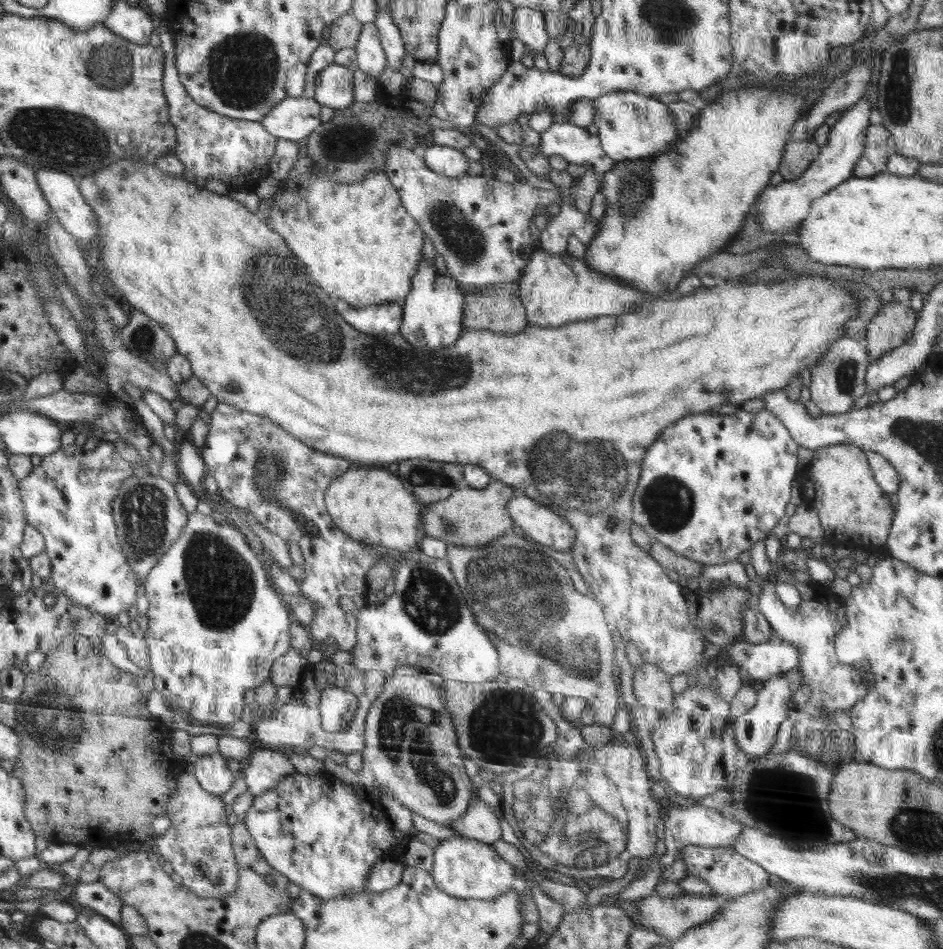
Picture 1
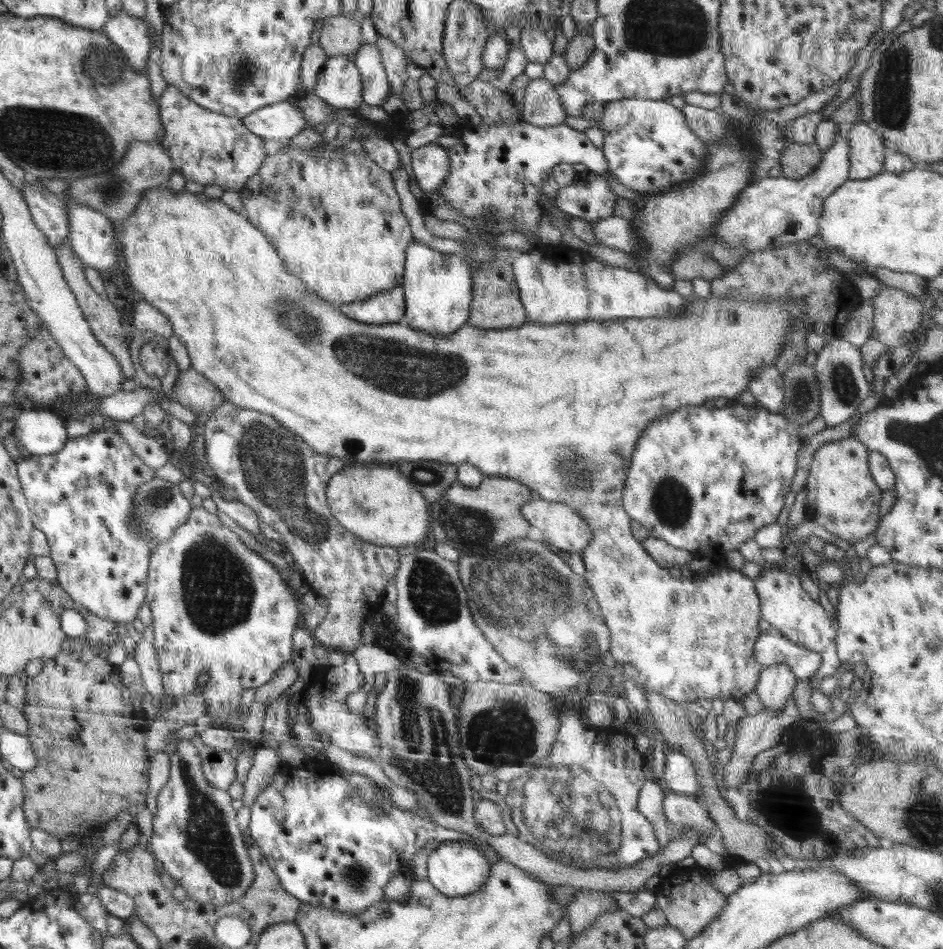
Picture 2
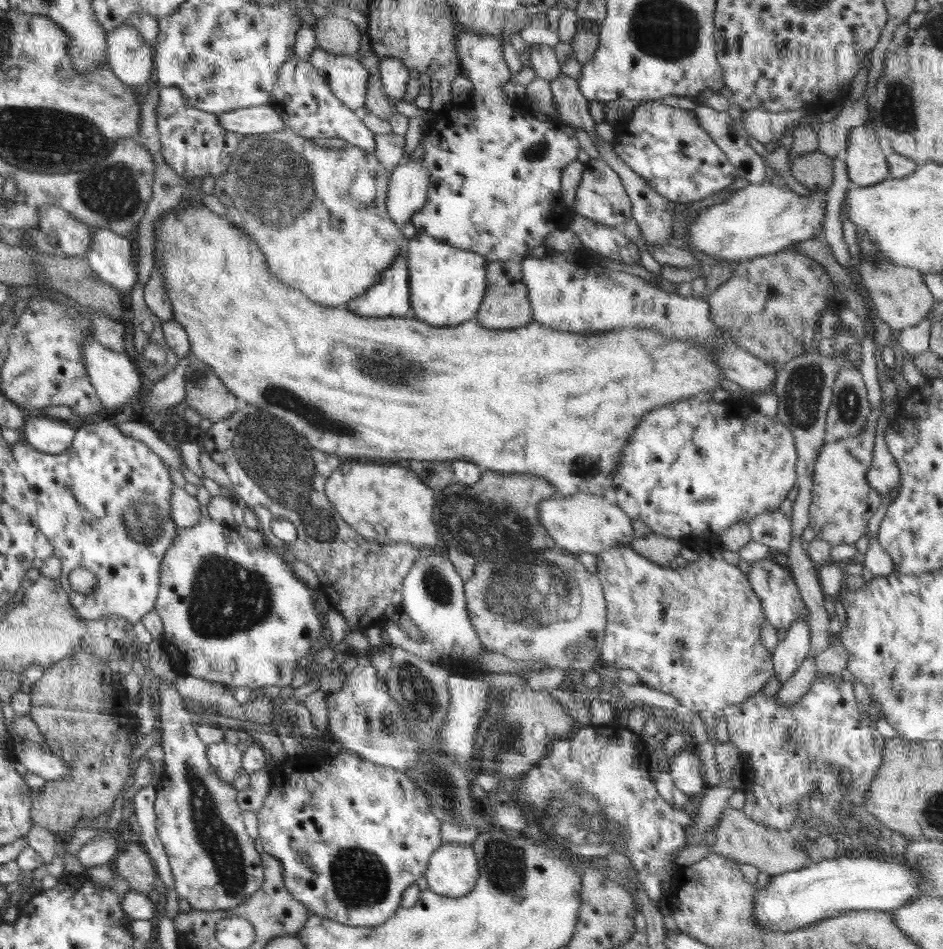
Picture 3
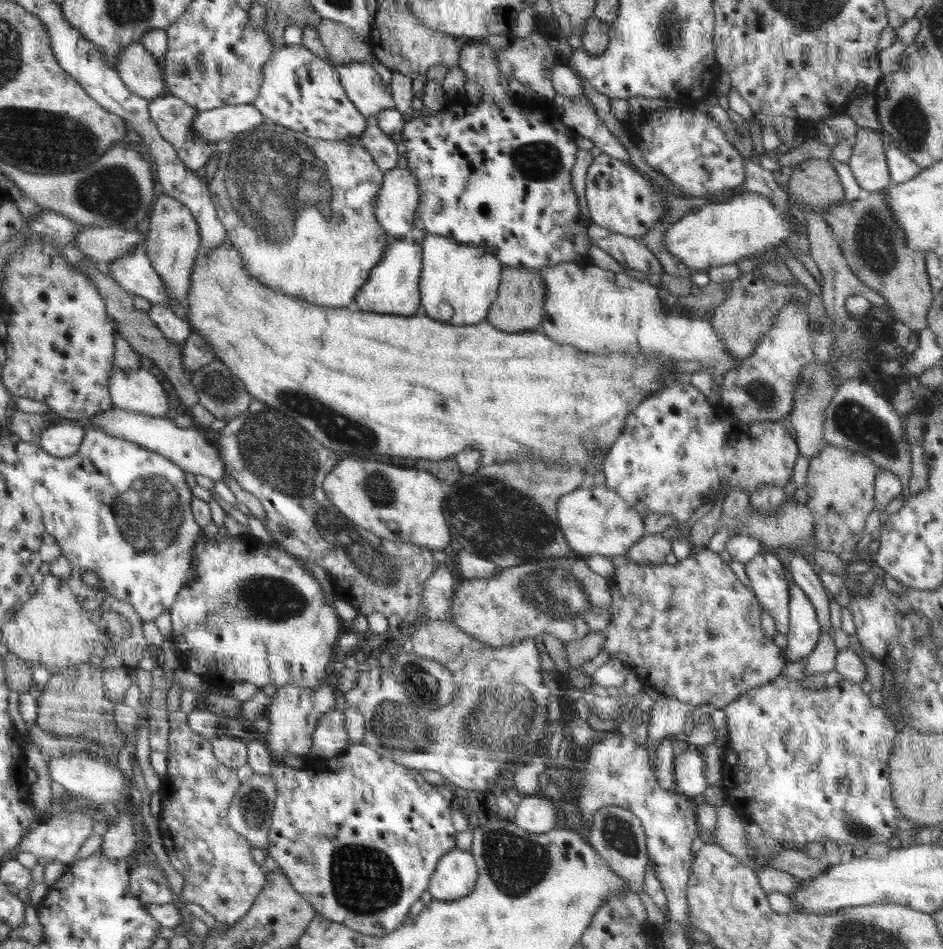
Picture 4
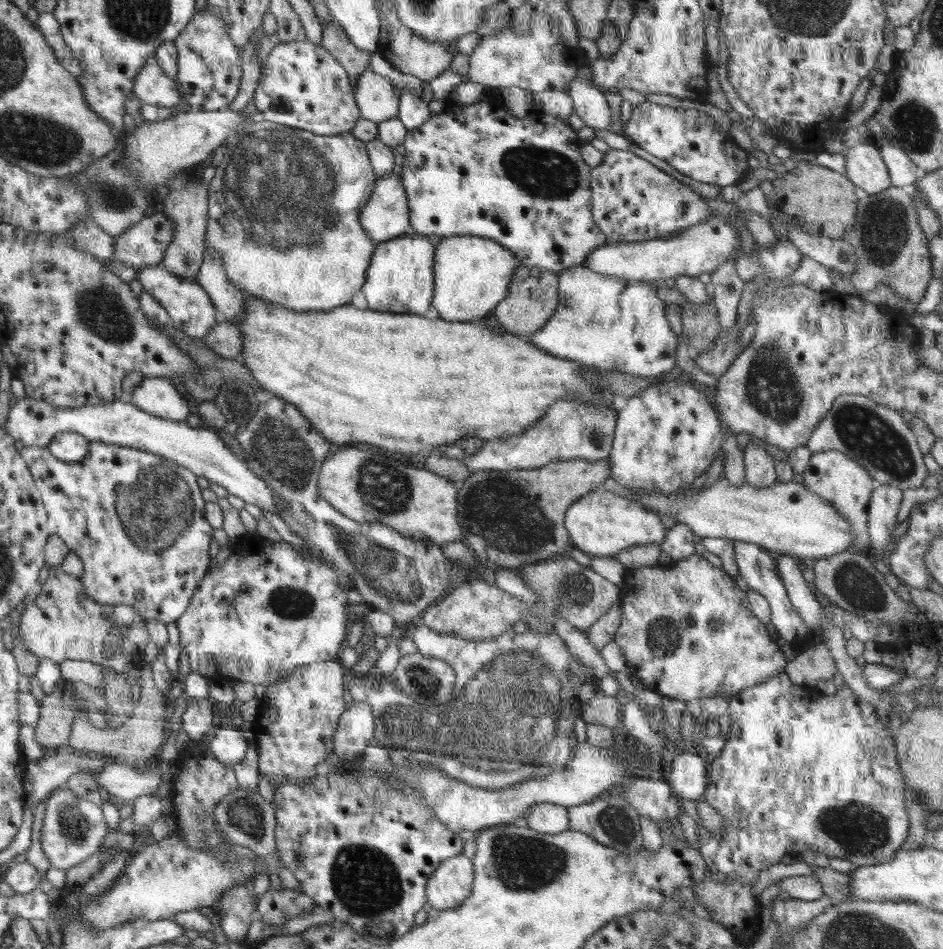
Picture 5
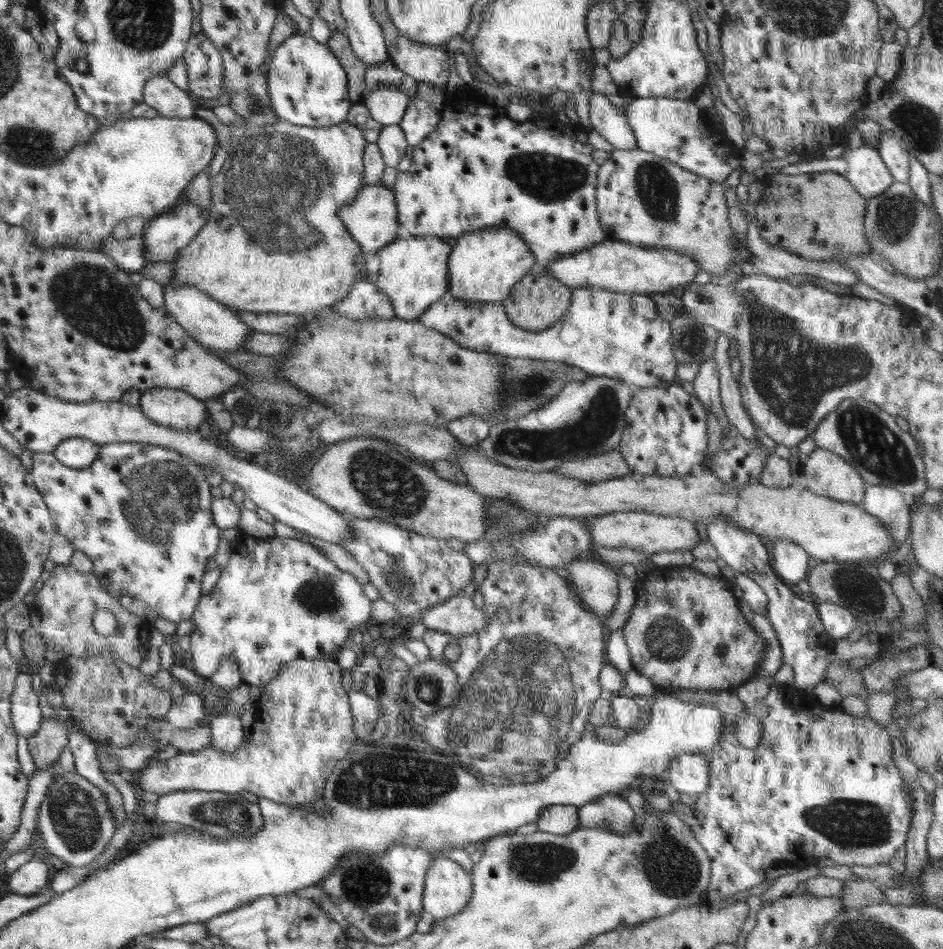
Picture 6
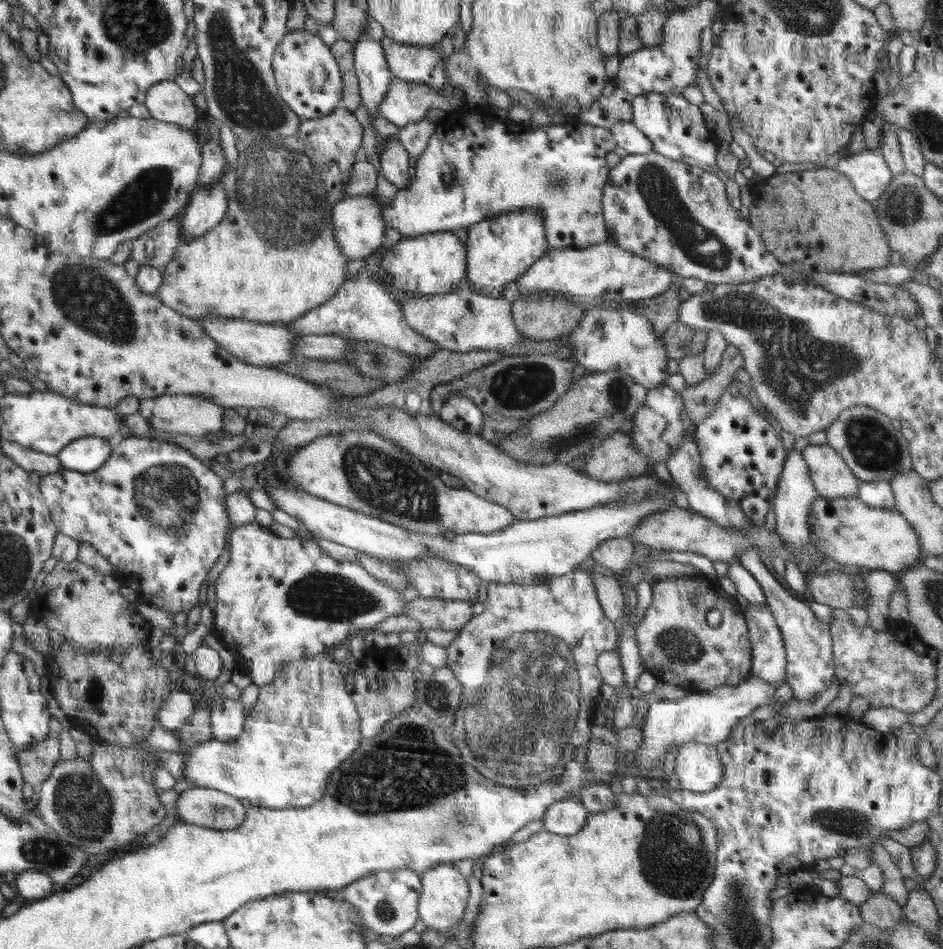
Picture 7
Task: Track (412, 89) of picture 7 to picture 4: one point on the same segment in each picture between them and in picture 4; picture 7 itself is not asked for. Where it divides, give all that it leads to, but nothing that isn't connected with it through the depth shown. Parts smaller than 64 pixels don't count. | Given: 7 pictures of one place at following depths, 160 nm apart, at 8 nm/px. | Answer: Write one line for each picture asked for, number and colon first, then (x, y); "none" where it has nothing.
4: (363, 86)
5: (378, 99)
6: (387, 105)

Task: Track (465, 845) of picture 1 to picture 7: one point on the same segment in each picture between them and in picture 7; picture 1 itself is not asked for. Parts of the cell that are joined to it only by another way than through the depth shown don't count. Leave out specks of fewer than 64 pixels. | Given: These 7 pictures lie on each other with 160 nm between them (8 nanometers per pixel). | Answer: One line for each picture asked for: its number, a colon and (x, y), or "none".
2: (455, 868)
3: (452, 871)
4: (455, 875)
5: (452, 882)
6: (447, 889)
7: (444, 893)

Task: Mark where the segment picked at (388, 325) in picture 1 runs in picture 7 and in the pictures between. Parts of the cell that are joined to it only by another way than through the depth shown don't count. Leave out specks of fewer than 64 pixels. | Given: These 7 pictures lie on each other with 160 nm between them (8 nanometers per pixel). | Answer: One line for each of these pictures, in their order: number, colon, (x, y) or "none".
2: (387, 307)
3: (391, 294)
4: (394, 286)
5: (400, 280)
6: (412, 271)
7: (434, 264)

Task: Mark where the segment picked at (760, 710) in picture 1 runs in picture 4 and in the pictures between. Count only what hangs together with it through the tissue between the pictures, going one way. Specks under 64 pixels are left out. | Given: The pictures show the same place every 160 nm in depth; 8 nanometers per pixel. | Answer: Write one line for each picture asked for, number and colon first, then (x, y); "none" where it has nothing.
2: (775, 684)
3: (789, 654)
4: (804, 629)

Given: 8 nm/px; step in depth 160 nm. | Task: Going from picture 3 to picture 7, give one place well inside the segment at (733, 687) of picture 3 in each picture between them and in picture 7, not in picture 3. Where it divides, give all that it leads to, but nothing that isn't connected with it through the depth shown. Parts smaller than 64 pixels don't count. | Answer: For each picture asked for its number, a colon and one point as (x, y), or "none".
4: (692, 630)
5: (688, 632)
6: (685, 631)
7: (677, 645)

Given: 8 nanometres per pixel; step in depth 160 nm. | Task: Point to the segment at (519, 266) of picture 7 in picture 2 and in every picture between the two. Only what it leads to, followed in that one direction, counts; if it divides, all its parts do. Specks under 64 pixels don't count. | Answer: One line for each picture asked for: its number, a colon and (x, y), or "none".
2: (439, 285)
3: (448, 284)
4: (458, 282)
5: (471, 273)
6: (485, 265)

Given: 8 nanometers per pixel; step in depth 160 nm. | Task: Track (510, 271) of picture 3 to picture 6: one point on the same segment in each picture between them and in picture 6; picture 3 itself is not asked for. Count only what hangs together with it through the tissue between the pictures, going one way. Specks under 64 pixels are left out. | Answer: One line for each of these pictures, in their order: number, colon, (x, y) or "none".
4: (519, 306)
5: (533, 297)
6: (537, 302)

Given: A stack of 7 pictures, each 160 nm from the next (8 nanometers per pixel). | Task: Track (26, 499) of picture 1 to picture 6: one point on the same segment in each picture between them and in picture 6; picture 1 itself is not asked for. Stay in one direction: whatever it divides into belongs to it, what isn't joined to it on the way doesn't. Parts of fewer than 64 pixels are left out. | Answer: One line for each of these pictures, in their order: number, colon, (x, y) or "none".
2: (80, 498)
3: (103, 504)
4: (119, 509)
5: (136, 520)
6: (142, 513)

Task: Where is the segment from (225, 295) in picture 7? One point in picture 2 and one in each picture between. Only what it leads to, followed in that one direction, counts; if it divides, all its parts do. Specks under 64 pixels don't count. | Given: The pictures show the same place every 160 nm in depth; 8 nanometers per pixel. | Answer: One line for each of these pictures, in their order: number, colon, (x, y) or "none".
2: (335, 219)
3: (320, 216)
4: (275, 189)
5: (274, 183)
6: (273, 243)

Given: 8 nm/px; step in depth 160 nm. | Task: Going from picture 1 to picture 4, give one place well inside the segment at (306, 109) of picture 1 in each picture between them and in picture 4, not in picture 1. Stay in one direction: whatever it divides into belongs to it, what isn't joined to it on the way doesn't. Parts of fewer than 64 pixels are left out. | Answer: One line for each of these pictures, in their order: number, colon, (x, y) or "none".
2: (276, 123)
3: (260, 120)
4: (224, 123)

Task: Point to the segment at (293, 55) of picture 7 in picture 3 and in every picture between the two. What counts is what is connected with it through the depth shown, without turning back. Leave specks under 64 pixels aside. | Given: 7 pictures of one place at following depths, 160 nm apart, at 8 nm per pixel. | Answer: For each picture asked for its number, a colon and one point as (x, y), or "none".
3: (302, 96)
4: (301, 91)
5: (302, 86)
6: (303, 92)

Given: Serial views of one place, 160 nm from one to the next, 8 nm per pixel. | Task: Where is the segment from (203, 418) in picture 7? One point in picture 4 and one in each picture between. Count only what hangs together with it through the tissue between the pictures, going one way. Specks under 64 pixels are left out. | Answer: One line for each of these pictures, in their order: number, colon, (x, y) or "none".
4: (137, 390)
5: (155, 395)
6: (172, 408)

